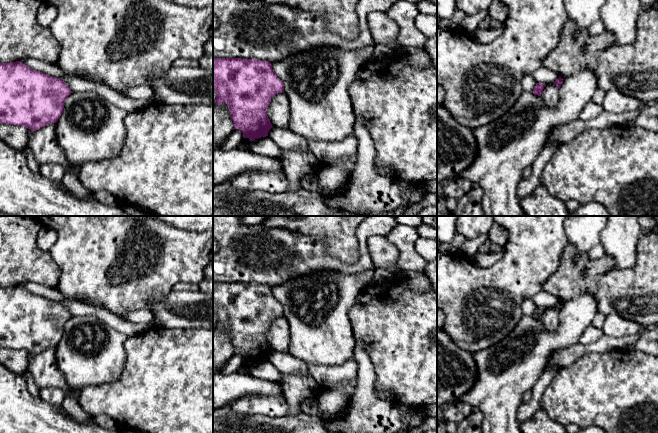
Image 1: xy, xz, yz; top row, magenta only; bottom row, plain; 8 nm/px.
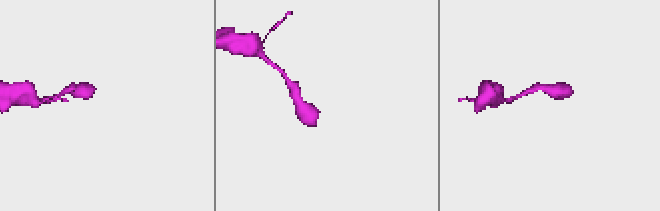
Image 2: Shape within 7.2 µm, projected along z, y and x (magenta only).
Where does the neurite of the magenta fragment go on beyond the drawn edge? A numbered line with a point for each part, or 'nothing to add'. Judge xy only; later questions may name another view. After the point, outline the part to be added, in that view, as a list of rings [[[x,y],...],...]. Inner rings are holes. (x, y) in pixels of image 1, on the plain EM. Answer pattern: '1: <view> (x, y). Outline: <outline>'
nothing to add

